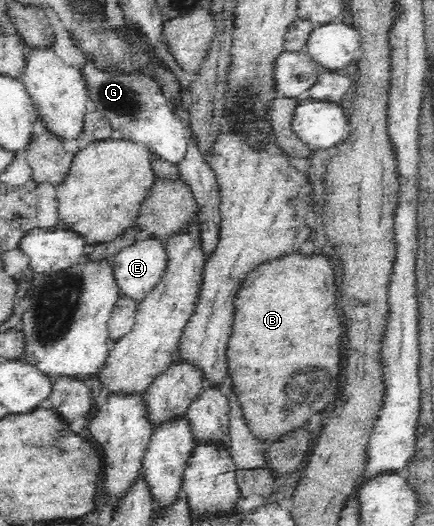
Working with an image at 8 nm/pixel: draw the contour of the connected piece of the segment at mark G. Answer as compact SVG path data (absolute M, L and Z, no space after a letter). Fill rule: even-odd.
M85 54L83 76L86 80L87 111L99 111L114 128L121 131L123 140L145 145L150 150L156 179L175 179L180 176L178 162L187 152L187 140L191 136L189 126L175 114L173 105L163 94L155 75L142 72L142 64L126 68L124 64L100 66L94 54Z

